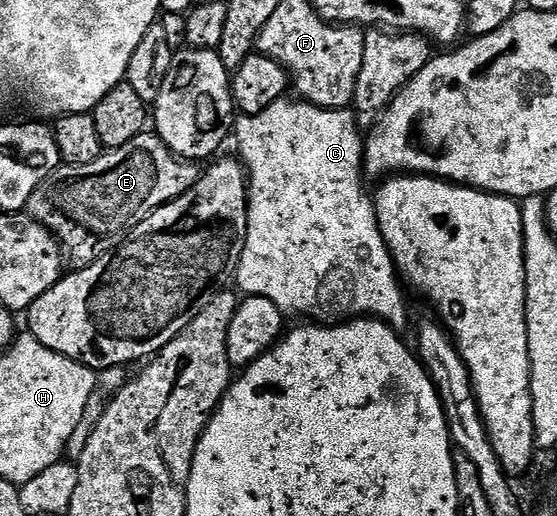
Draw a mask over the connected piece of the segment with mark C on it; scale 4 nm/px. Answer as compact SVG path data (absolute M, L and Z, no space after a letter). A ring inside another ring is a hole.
M300 98L288 99L275 100L269 108L253 116L241 115L234 124L234 140L236 136L236 144L240 147L238 156L246 169L248 178L248 229L240 261L236 264L234 279L237 286L235 287L244 296L268 298L285 314L297 312L298 315L304 316L300 318L307 318L309 321L325 326L343 324L357 318L375 318L383 320L392 328L403 330L408 324L408 308L404 305L404 292L400 289L401 281L398 279L396 262L388 252L376 221L373 197L364 189L364 180L366 181L366 173L363 169L364 140L356 117L351 111L342 108L319 108L316 104L309 104Z

